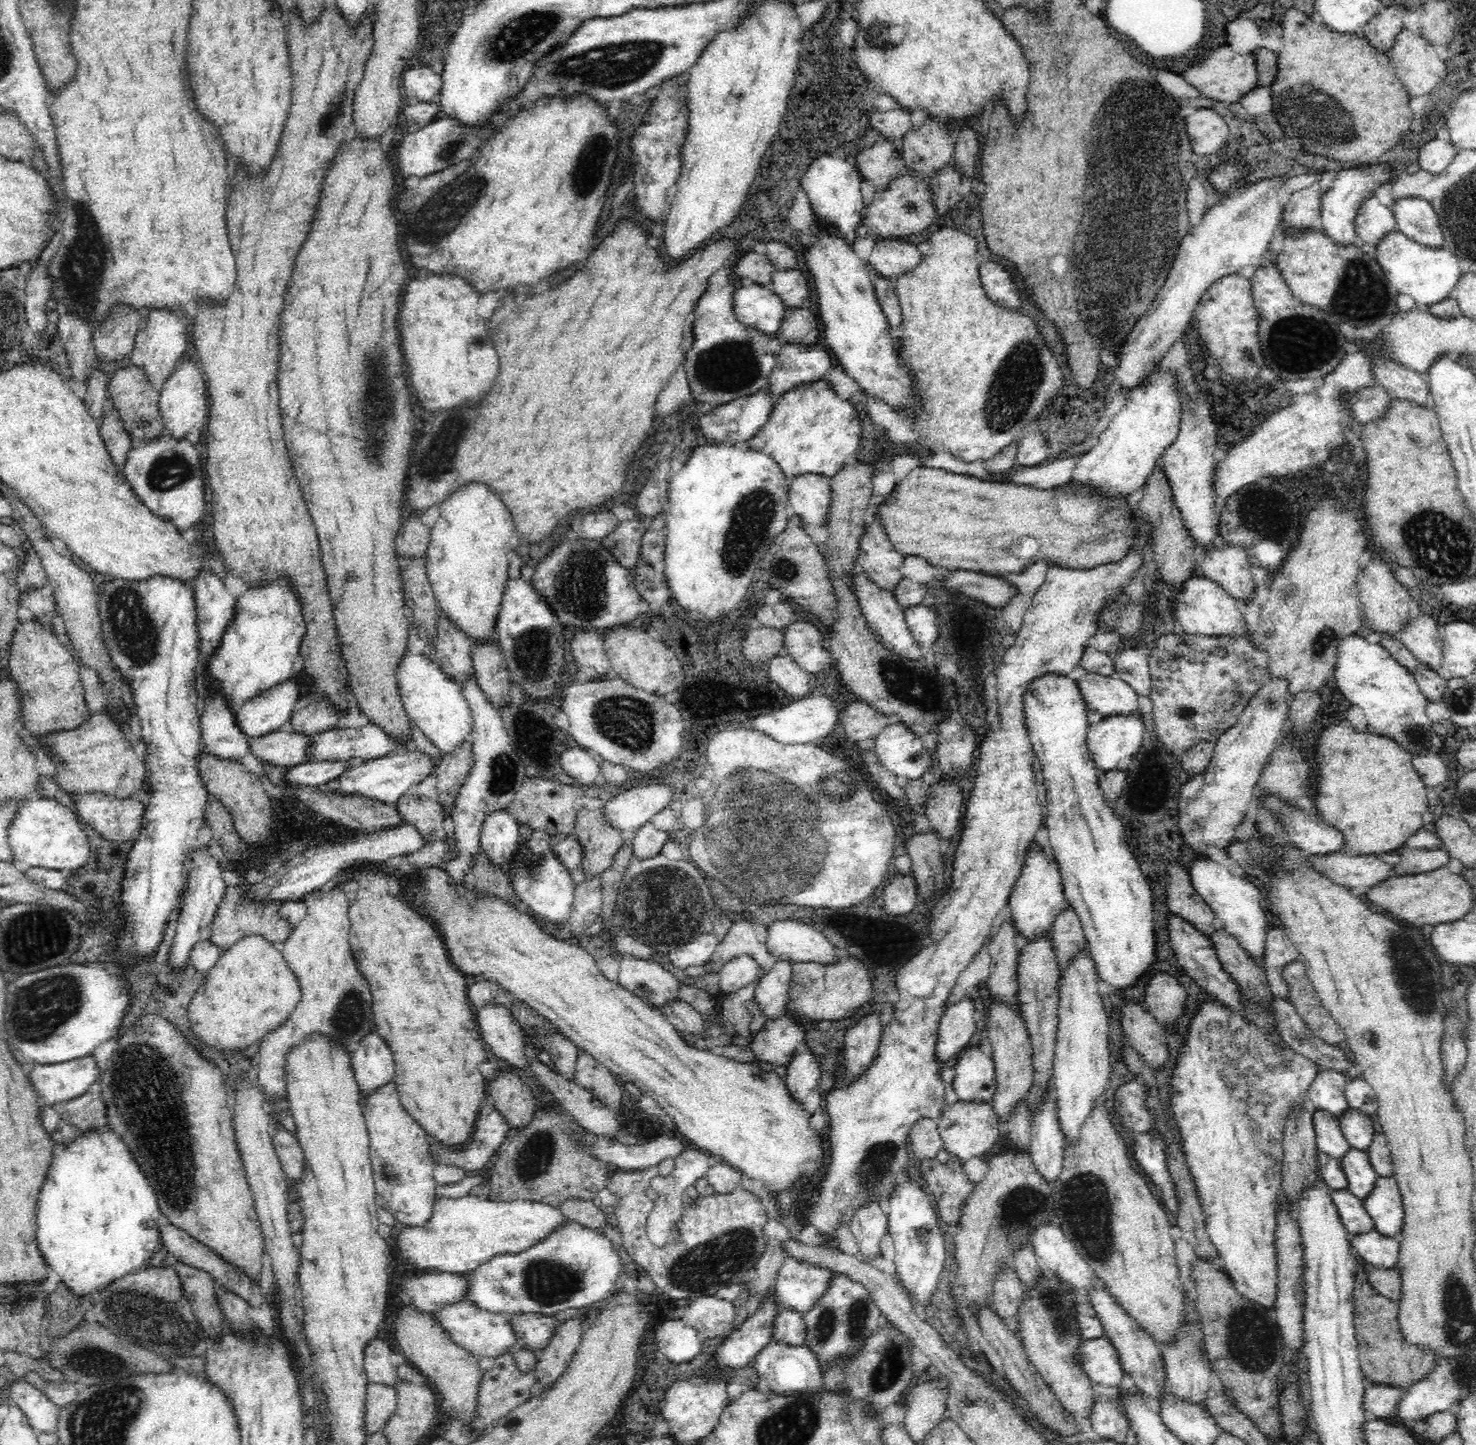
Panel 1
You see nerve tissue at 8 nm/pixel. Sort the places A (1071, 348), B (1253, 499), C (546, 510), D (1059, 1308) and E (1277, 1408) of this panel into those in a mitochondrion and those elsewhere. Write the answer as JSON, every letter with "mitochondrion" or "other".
{"A":"other","B":"other","C":"other","D":"mitochondrion","E":"other"}

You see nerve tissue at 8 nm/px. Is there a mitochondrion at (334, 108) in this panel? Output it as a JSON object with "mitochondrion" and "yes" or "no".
{"mitochondrion":"yes"}

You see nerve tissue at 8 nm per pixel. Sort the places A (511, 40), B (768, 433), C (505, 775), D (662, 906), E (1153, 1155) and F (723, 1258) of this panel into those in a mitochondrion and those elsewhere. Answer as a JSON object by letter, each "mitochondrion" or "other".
{"A":"mitochondrion","B":"other","C":"mitochondrion","D":"mitochondrion","E":"other","F":"mitochondrion"}

